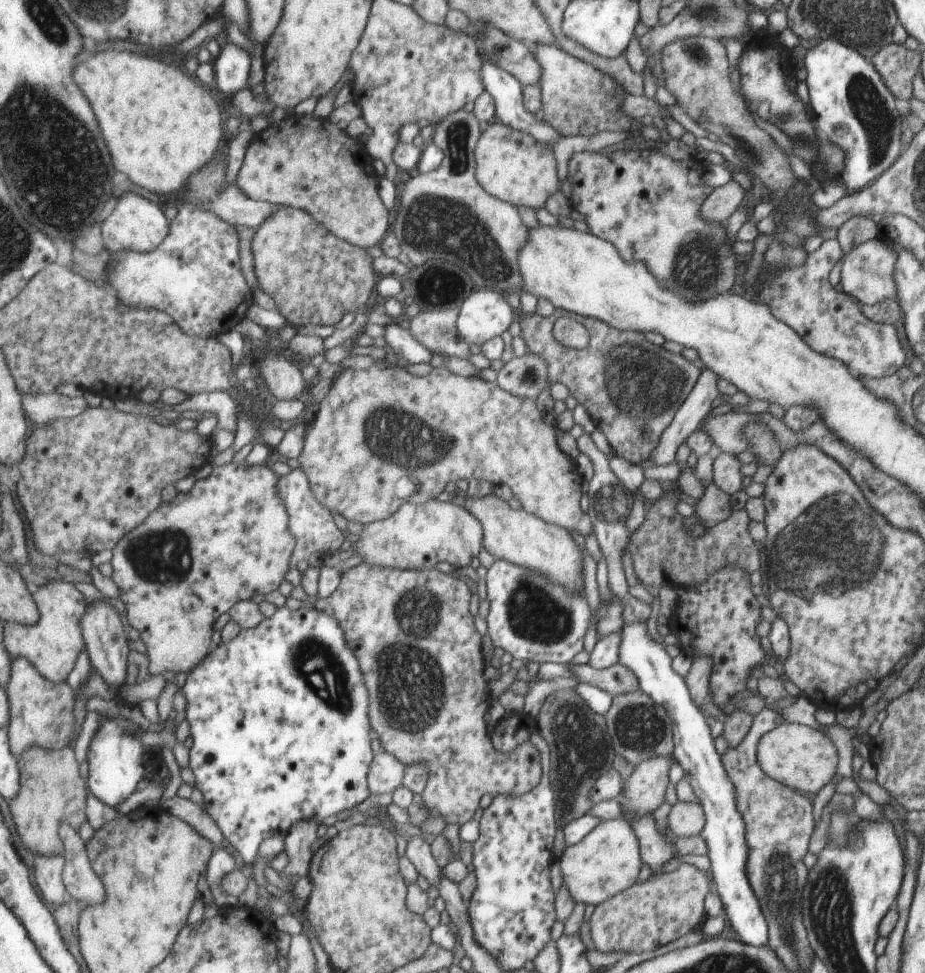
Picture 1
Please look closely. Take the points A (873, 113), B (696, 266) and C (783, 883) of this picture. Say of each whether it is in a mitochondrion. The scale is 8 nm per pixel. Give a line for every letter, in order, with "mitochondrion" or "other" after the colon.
A: mitochondrion
B: mitochondrion
C: mitochondrion

